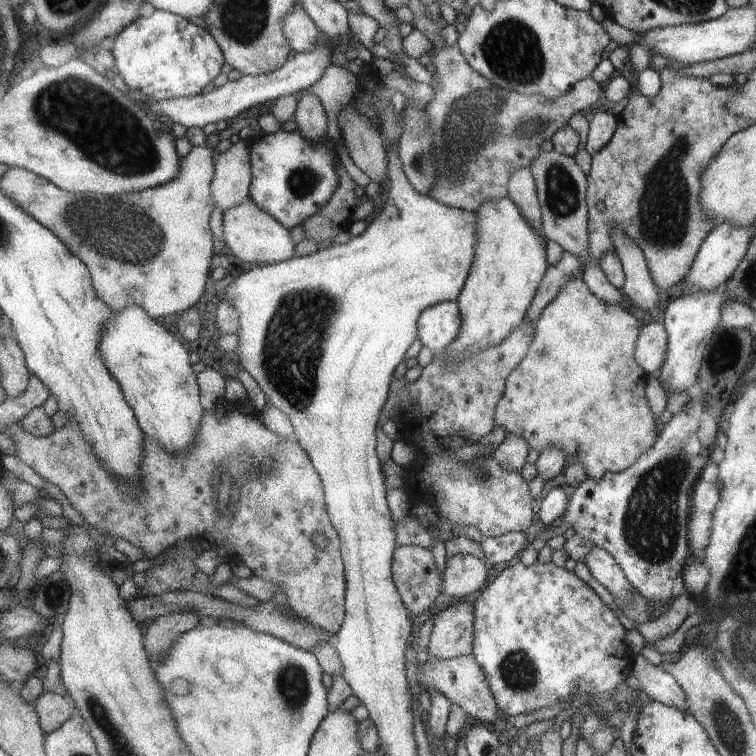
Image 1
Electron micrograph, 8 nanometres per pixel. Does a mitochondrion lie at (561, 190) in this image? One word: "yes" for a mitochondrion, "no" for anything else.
yes

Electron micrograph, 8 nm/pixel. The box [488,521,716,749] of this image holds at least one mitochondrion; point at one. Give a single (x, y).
(517, 671)

